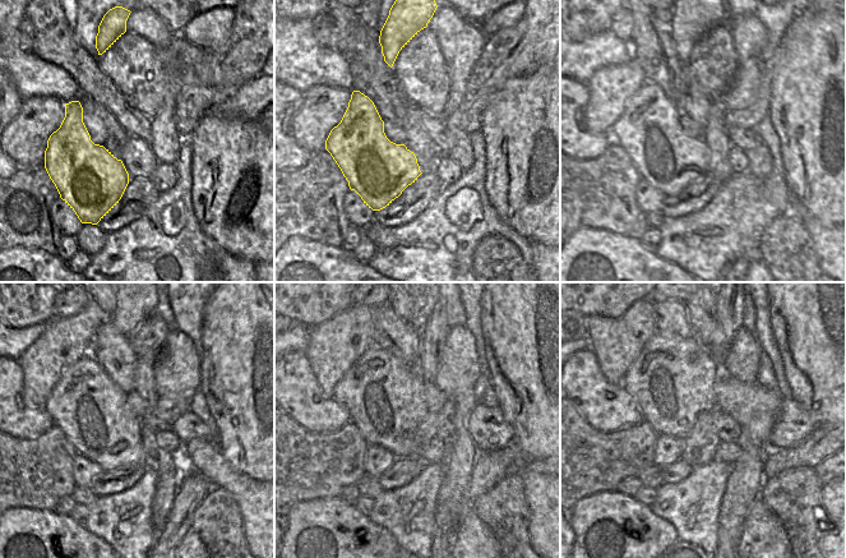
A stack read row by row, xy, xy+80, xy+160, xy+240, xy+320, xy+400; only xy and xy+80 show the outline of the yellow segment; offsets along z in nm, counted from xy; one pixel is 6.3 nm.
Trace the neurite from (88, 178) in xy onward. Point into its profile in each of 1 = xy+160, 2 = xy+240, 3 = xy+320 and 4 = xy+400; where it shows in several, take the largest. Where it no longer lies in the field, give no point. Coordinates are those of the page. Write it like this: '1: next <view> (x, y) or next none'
1: next xy+160 (648, 130)
2: next xy+240 (86, 405)
3: next xy+320 (383, 395)
4: next xy+400 (671, 382)

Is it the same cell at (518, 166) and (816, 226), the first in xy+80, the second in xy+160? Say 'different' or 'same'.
different

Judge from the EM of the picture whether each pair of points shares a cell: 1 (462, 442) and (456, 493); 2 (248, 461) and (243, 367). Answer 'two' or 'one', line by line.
1: one
2: one

